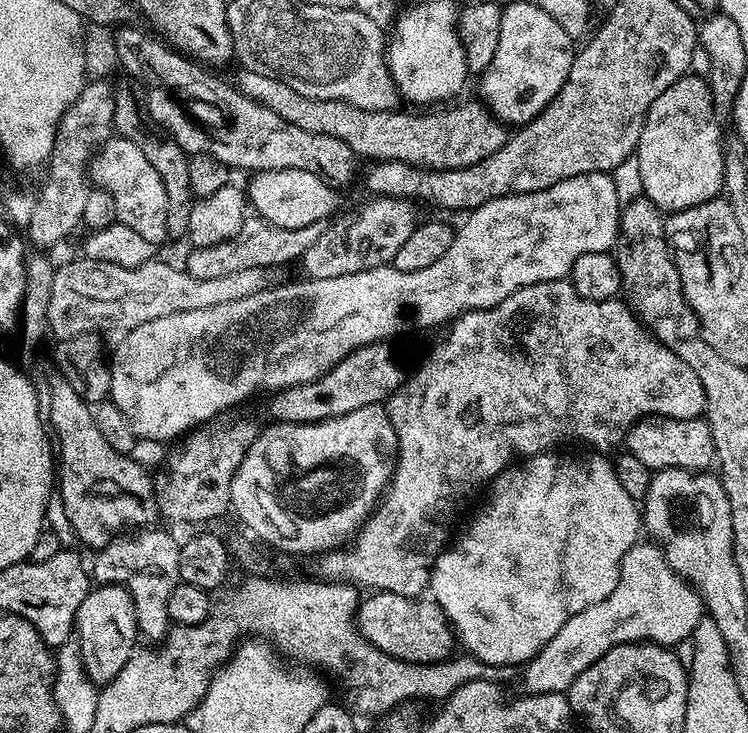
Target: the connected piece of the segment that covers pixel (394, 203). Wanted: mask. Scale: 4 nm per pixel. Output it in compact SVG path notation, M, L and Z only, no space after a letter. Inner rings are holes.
M379 196L369 199L369 204L364 204L356 212L356 217L347 224L346 221L336 218L325 227L322 238L306 250L306 254L301 256L298 264L304 267L303 275L310 280L318 278L342 278L342 274L358 274L362 270L371 268L383 268L391 265L394 254L402 250L402 245L406 243L406 238L416 229L418 217L416 217L417 205L411 200L399 200L393 196Z

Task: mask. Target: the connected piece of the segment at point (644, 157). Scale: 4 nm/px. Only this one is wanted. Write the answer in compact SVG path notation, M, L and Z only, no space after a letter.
M689 74L678 78L674 86L662 90L650 106L644 119L642 134L634 153L634 165L640 175L640 189L661 213L681 212L690 206L698 206L707 200L715 200L724 191L724 157L726 147L720 137L720 124L715 104L712 103L712 91L703 75Z

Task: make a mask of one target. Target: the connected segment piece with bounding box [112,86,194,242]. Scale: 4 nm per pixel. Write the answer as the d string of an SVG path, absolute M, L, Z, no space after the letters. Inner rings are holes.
M122 86L116 88L116 105L114 106L112 126L119 135L124 136L130 142L134 142L134 146L138 146L138 150L142 150L142 154L146 154L150 166L154 166L154 170L158 170L158 178L162 178L162 186L166 186L168 240L174 242L174 240L181 239L183 241L188 234L190 210L194 203L192 168L188 165L188 160L190 161L189 153L184 152L182 146L171 134L164 131L155 120L146 115L137 93L135 96L130 89L122 88Z

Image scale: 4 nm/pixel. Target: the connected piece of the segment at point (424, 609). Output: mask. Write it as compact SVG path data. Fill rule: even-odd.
M373 591L371 594L359 601L356 610L356 629L361 636L366 638L378 650L390 654L399 660L405 660L408 664L437 664L440 660L449 659L457 647L458 639L452 629L452 624L446 618L444 611L436 605L431 598L417 598L414 596L403 596L402 594L390 594L389 592Z

